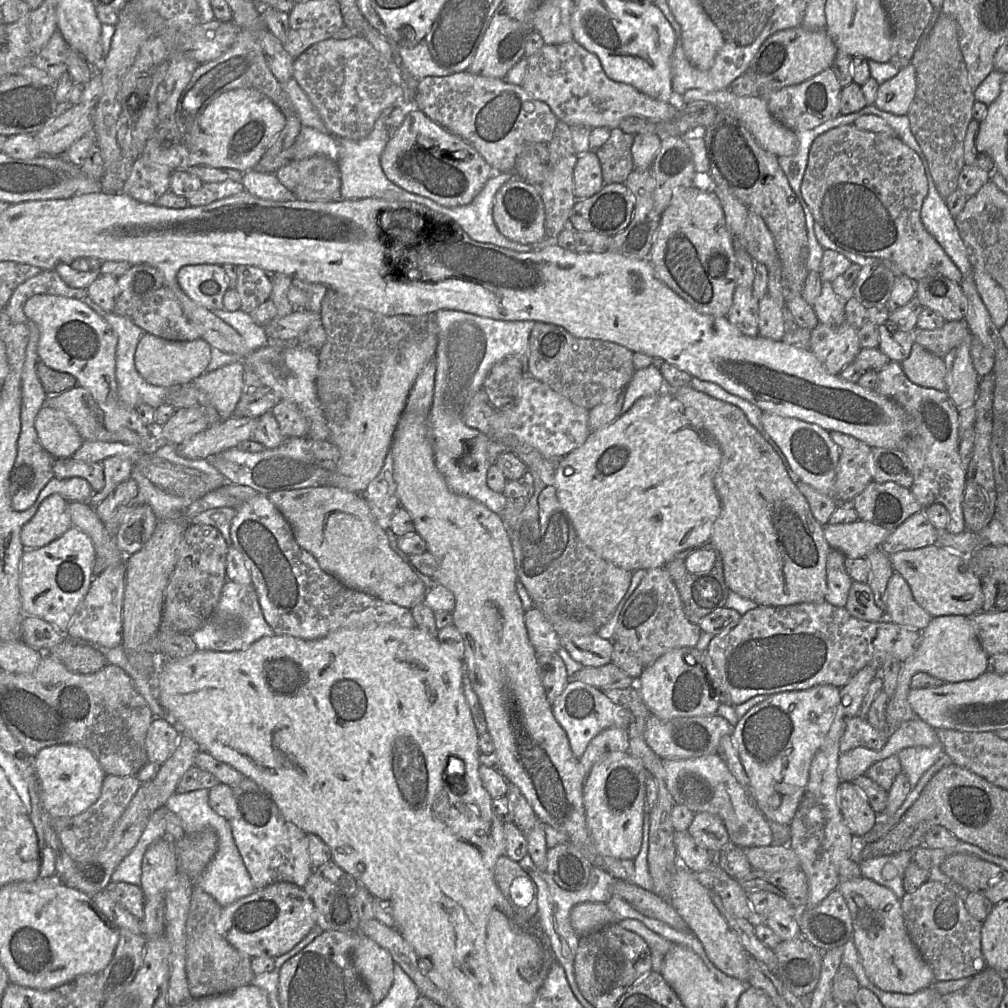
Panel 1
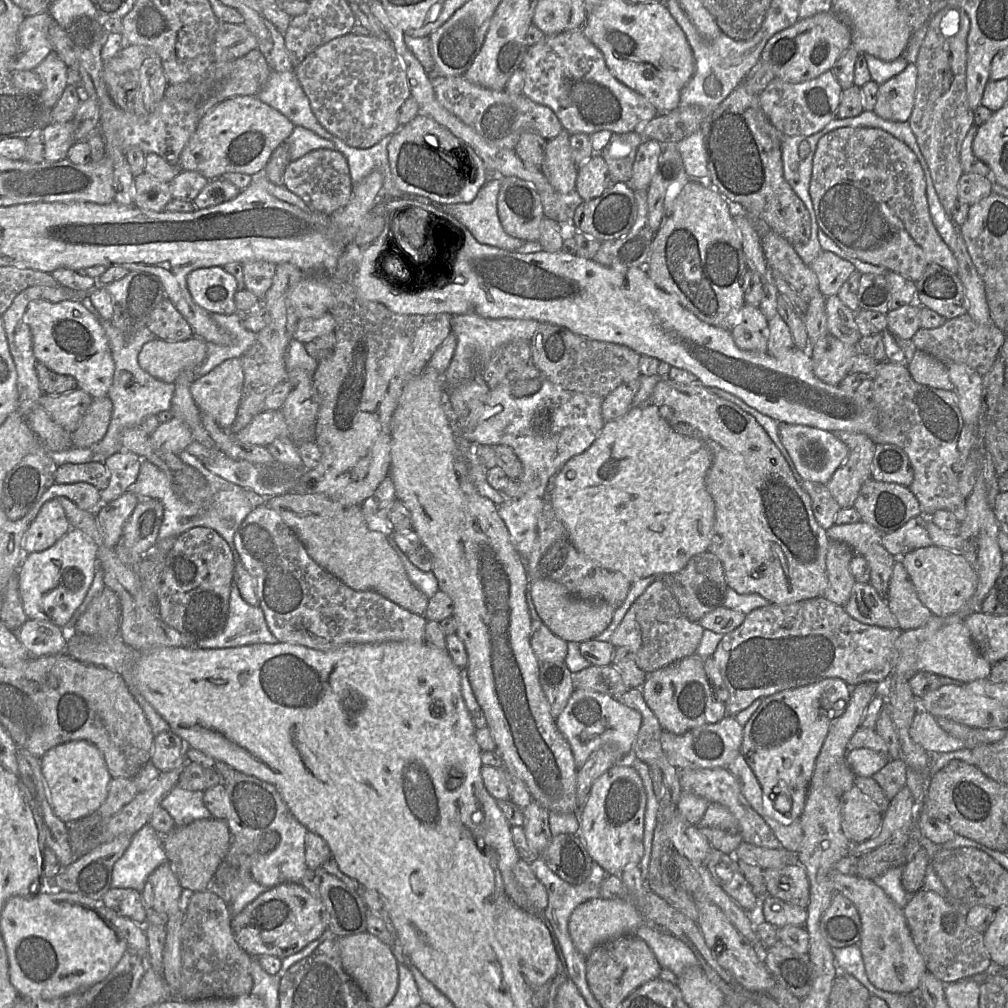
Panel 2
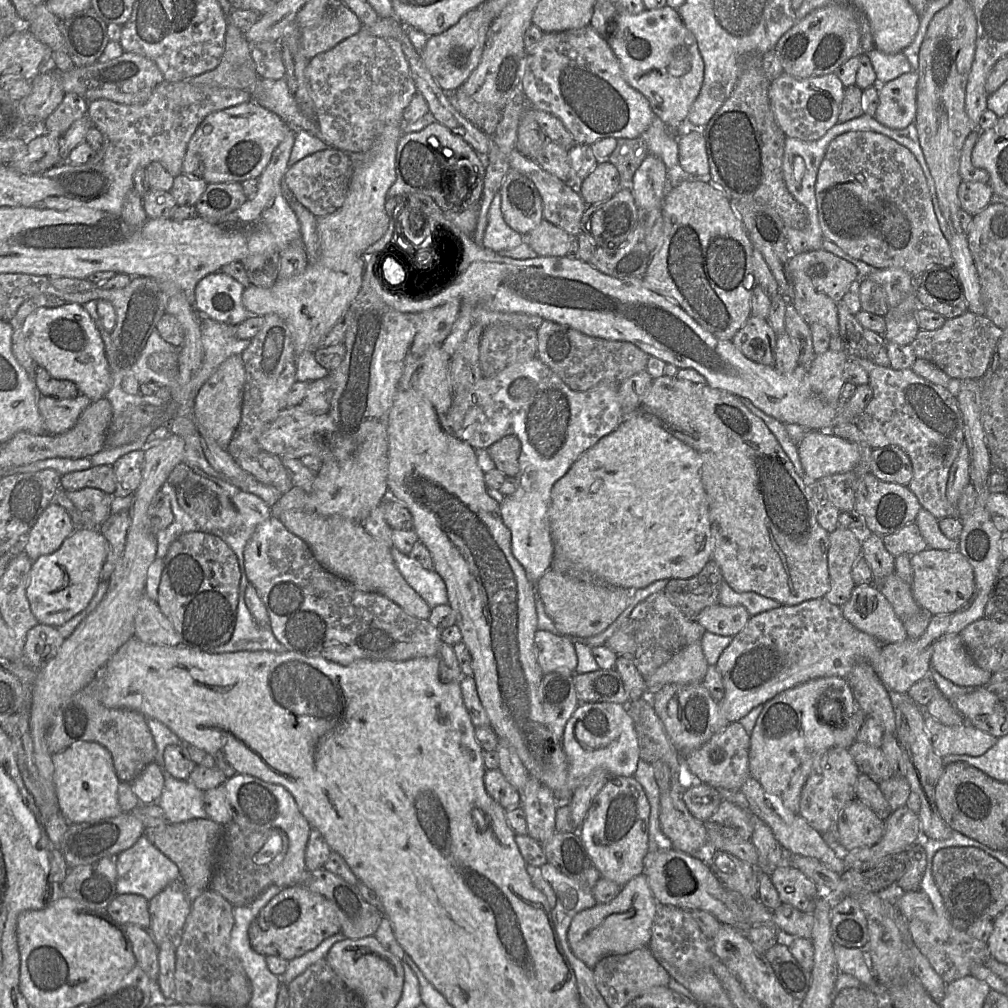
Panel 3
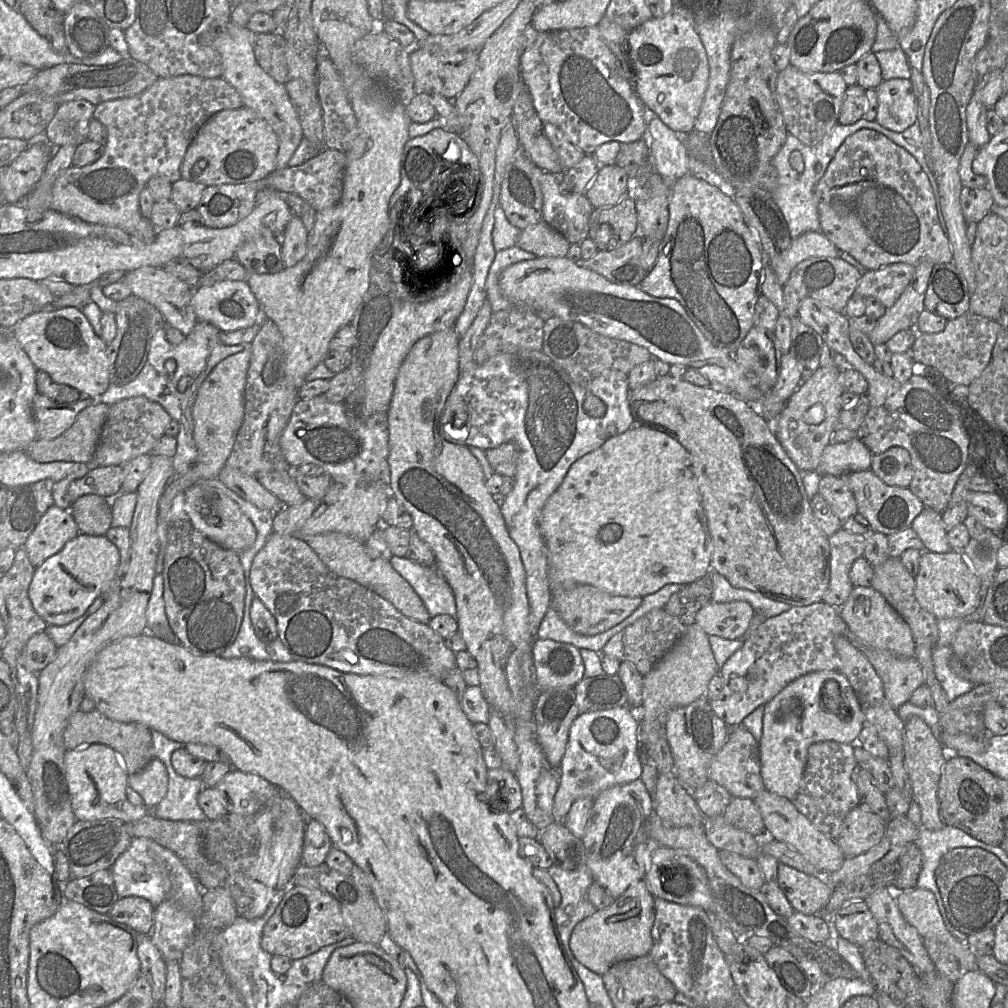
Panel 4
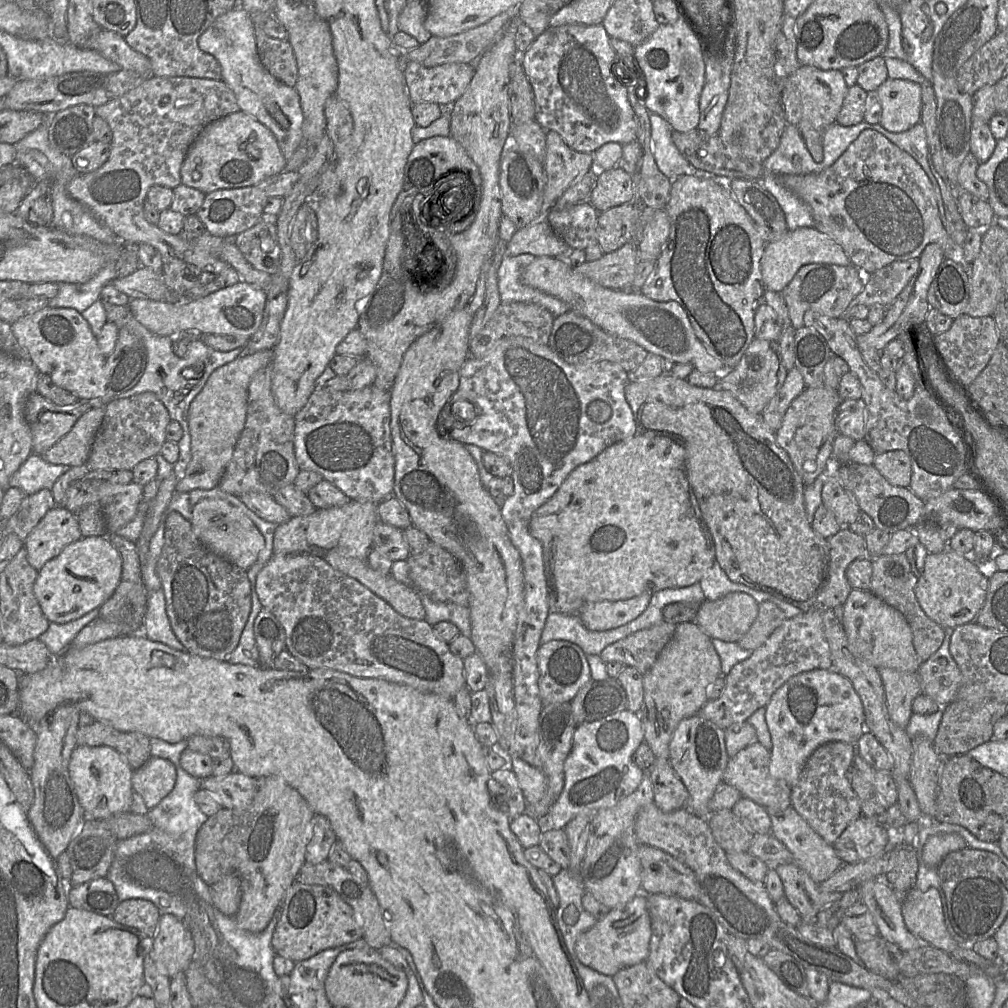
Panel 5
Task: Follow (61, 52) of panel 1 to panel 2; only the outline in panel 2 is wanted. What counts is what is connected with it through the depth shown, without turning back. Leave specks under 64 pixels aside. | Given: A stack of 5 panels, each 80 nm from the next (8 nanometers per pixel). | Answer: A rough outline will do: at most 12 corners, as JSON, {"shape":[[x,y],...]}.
{"shape":[[52,50],[34,71],[53,108],[67,86],[67,65]]}

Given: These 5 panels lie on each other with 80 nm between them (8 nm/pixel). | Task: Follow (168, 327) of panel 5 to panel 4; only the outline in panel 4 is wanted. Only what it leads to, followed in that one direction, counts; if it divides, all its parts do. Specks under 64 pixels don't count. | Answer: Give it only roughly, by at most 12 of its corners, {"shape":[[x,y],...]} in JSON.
{"shape":[[245,281],[191,293],[198,321],[221,332],[249,327],[260,305]]}

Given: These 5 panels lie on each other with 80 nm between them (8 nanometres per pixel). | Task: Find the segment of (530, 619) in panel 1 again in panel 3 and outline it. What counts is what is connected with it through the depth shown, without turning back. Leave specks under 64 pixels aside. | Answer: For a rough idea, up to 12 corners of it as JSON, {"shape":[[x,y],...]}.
{"shape":[[537,630],[534,653],[543,674],[574,674],[570,638]]}

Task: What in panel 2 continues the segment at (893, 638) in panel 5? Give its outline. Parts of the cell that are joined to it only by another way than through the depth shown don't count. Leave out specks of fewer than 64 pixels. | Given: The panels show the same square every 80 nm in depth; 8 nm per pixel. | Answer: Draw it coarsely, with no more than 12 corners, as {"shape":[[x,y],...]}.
{"shape":[[855,582],[843,606],[862,624],[897,629],[871,584]]}

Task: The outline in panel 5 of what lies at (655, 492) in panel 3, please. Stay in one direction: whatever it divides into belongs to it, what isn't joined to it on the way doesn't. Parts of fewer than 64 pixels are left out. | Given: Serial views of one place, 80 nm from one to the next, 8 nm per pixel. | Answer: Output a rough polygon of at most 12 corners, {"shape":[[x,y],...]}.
{"shape":[[644,433],[532,514],[549,613],[700,583],[683,445]]}

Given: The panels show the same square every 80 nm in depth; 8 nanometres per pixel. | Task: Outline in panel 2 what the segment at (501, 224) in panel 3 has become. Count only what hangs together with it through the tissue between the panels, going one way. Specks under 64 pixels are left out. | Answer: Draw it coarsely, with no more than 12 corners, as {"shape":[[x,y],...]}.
{"shape":[[491,176],[470,203],[431,204],[479,243],[516,251],[498,216],[502,177]]}

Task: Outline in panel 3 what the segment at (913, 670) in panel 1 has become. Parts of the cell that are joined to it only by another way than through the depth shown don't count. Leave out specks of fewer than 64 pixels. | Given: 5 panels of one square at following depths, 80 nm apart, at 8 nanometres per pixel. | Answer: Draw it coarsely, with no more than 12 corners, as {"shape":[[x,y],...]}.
{"shape":[[959,634],[935,642],[931,669],[954,684],[985,686]]}

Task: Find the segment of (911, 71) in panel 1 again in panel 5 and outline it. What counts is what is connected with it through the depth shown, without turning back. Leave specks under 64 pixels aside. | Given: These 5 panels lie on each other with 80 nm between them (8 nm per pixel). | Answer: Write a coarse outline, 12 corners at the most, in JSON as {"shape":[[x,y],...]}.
{"shape":[[890,79],[876,90],[880,124],[894,133],[921,121],[921,84]]}

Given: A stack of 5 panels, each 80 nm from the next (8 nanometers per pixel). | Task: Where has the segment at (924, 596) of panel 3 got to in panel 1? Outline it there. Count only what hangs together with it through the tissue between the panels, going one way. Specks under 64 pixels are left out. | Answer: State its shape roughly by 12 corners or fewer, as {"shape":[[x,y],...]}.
{"shape":[[938,544],[889,555],[932,618],[982,610],[966,556]]}

